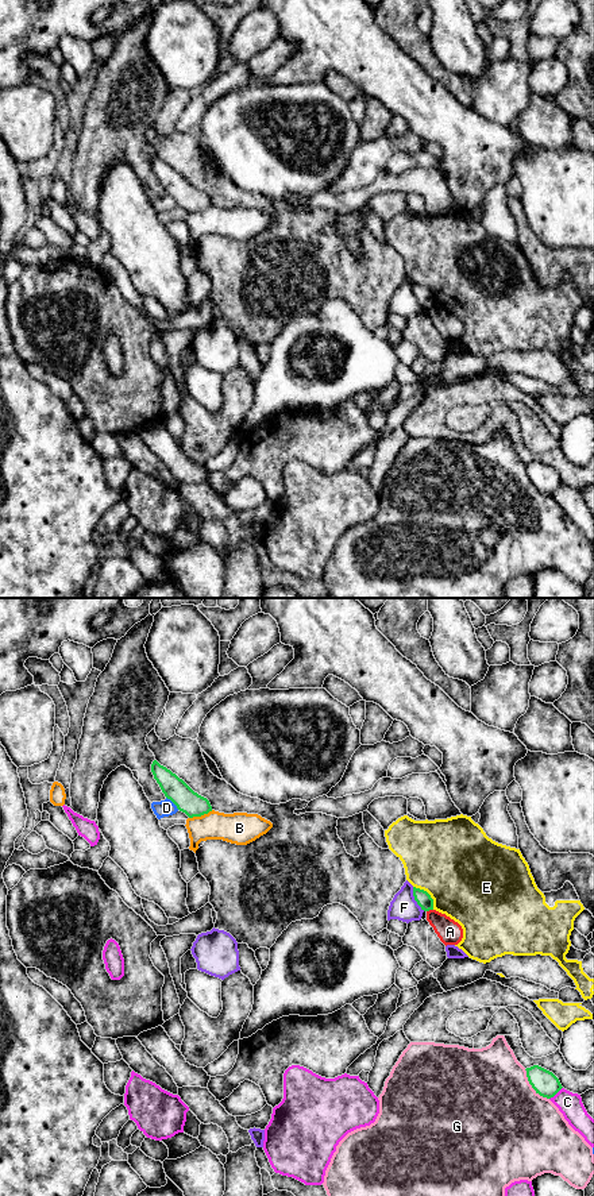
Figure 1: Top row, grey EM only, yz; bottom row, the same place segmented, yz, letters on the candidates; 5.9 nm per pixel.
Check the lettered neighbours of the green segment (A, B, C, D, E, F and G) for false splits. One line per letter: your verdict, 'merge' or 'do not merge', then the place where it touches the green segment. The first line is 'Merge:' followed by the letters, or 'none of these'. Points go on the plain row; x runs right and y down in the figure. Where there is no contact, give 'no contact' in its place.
Merge: none of these
A: do not merge; meets green in yz at (429, 304)
B: do not merge; meets green in yz at (200, 211)
C: do not merge; meets green in yz at (555, 489)
D: do not merge; meets green in yz at (173, 197)
E: do not merge; meets green in yz at (428, 289)
F: do not merge; meets green in yz at (415, 294)
G: do not merge; meets green in yz at (532, 482)

